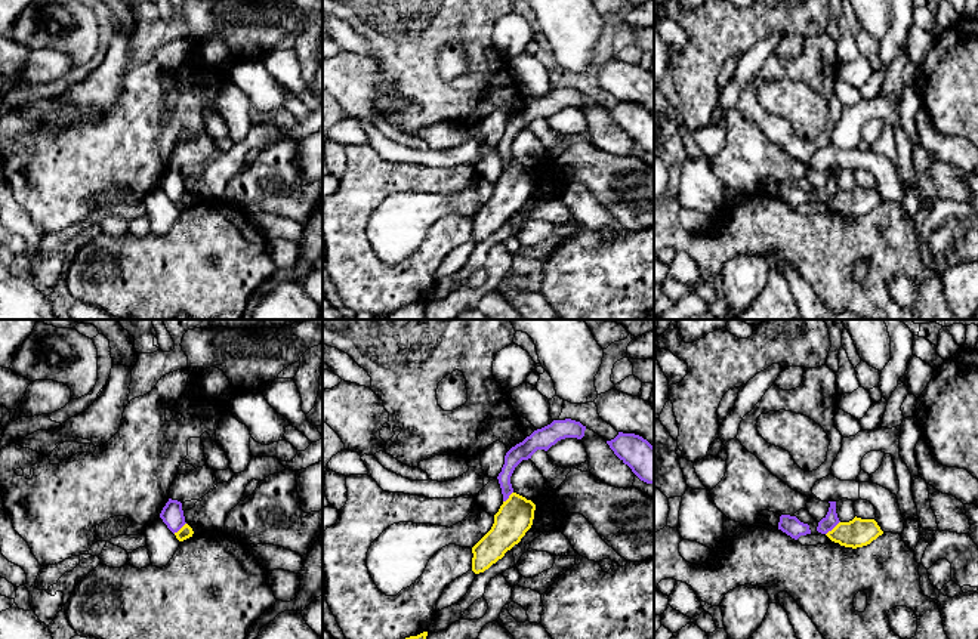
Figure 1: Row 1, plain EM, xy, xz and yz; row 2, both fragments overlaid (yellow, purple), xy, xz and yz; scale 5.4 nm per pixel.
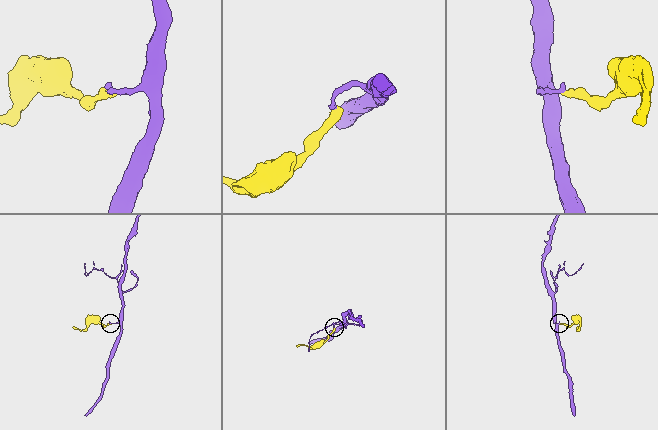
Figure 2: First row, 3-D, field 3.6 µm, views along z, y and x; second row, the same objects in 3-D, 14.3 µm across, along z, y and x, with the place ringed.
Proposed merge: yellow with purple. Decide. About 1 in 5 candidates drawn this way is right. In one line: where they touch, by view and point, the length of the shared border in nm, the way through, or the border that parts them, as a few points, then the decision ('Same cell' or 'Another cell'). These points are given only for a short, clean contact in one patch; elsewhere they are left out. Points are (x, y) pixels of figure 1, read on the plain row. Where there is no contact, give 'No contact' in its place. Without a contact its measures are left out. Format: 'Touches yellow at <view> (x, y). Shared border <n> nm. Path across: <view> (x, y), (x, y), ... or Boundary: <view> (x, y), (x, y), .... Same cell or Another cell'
Touches yellow at yz (833, 197). Shared border 110 nm. Boundary: yz (839, 190), (826, 203). Another cell

